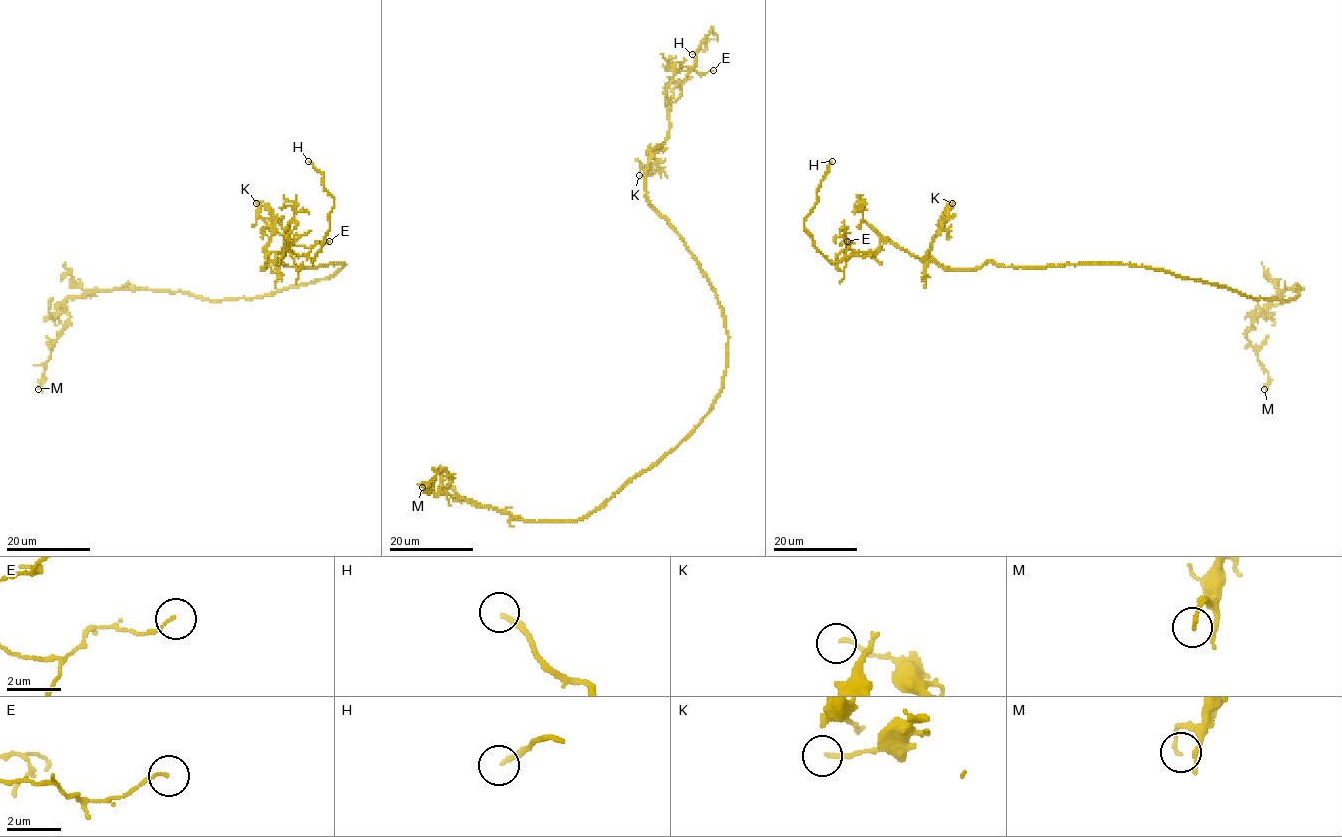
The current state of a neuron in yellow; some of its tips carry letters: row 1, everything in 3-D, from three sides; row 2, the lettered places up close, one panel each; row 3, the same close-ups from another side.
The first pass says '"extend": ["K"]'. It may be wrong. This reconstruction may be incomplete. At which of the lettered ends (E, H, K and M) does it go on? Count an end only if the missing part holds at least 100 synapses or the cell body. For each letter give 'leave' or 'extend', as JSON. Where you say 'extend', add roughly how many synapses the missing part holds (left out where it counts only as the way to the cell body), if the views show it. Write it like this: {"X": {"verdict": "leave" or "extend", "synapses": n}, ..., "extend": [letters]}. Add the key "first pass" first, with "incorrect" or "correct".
{"first pass": "incorrect", "E": {"verdict": "leave"}, "H": {"verdict": "extend"}, "K": {"verdict": "leave"}, "M": {"verdict": "leave"}, "extend": ["H"]}

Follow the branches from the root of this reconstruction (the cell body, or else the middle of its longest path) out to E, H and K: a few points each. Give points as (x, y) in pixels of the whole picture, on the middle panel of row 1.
E: (726, 353), (716, 291), (645, 188), (648, 164), (669, 134), (666, 88), (674, 71), (713, 70)
H: (726, 353), (716, 291), (645, 188), (648, 164), (669, 134), (670, 105), (713, 27), (718, 39), (692, 54)
K: (726, 353), (726, 321), (715, 289), (684, 240), (646, 196), (649, 152), (656, 159), (657, 168), (639, 175)

